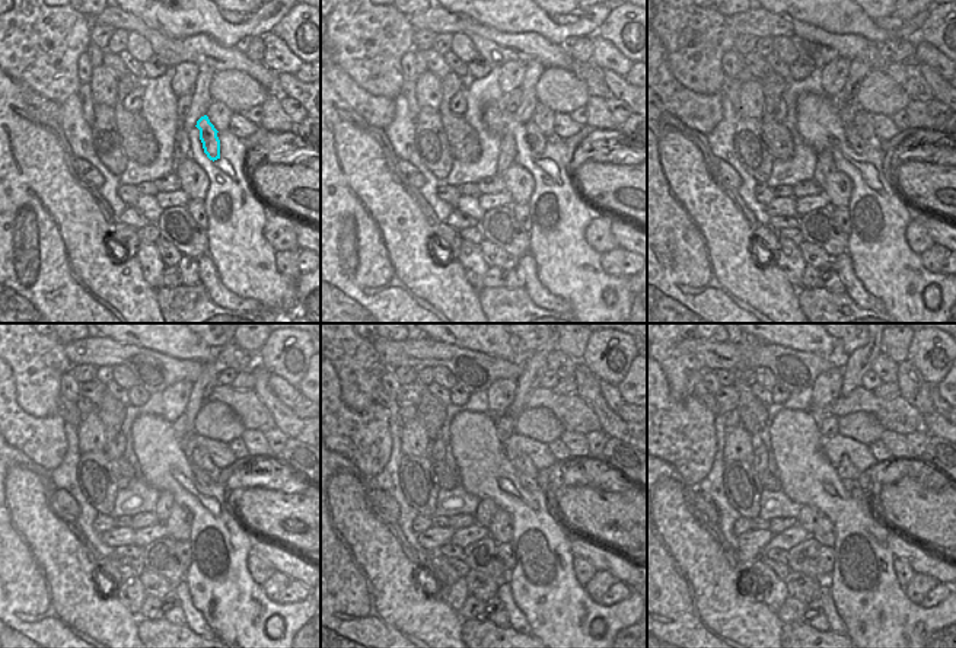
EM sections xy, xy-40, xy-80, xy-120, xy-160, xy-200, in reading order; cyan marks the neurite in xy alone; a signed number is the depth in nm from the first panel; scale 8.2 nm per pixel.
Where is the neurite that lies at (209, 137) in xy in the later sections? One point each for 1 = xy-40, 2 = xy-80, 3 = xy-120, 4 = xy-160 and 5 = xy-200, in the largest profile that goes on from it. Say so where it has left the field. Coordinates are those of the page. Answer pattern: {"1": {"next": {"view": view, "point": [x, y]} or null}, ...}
{"1": {"next": {"view": "xy-40", "point": [534, 136]}}, "2": {"next": {"view": "xy-80", "point": [856, 141]}}, "3": {"next": {"view": "xy-120", "point": [206, 482]}}, "4": {"next": {"view": "xy-160", "point": [526, 482]}}, "5": {"next": {"view": "xy-200", "point": [851, 485]}}}

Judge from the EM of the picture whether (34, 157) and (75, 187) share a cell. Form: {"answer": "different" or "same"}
{"answer": "same"}

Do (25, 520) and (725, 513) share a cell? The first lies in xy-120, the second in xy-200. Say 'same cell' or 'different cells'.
different cells

